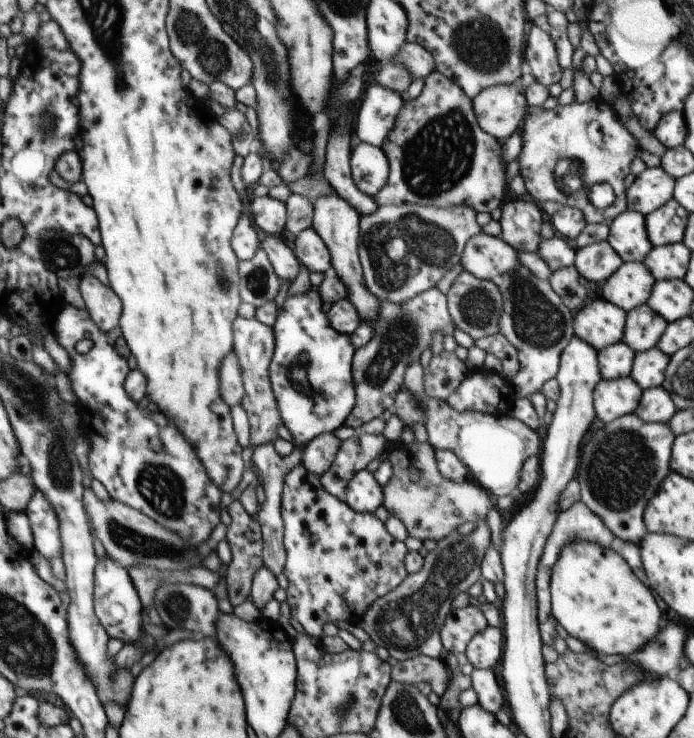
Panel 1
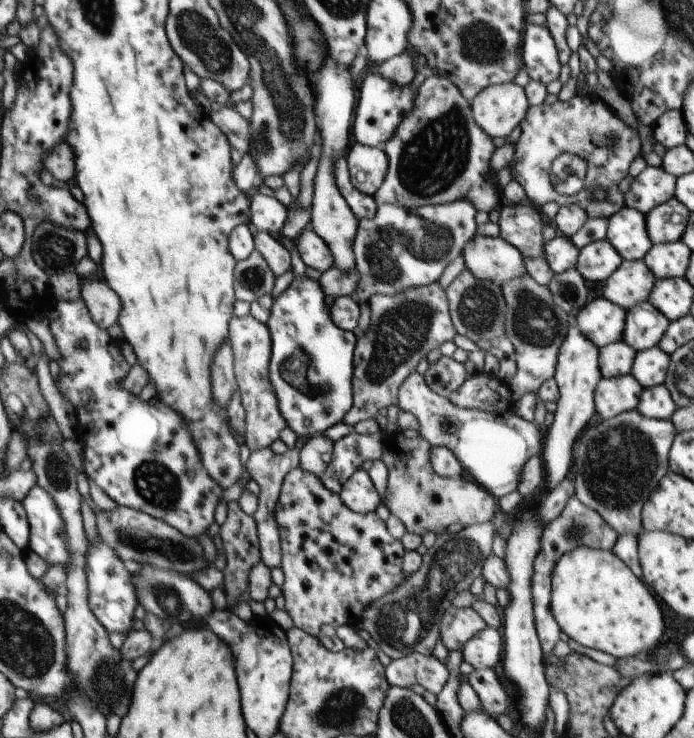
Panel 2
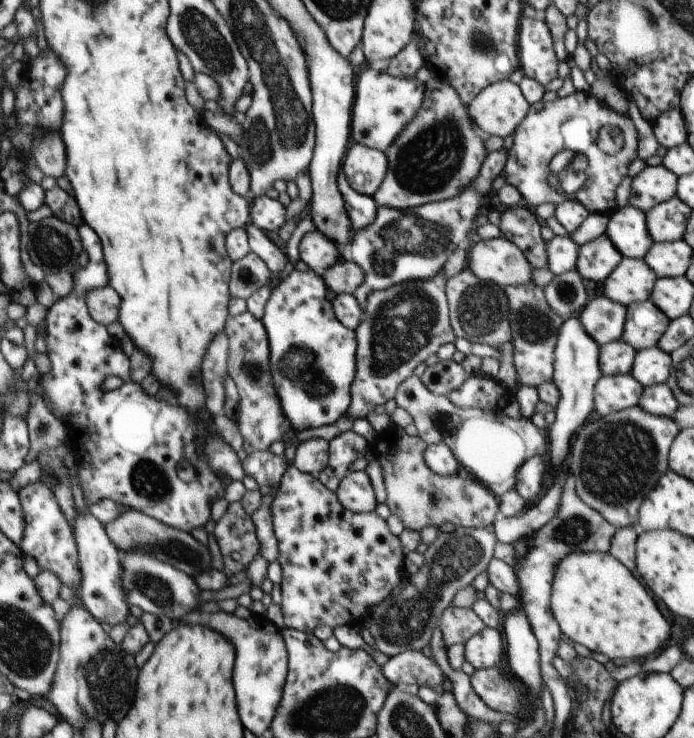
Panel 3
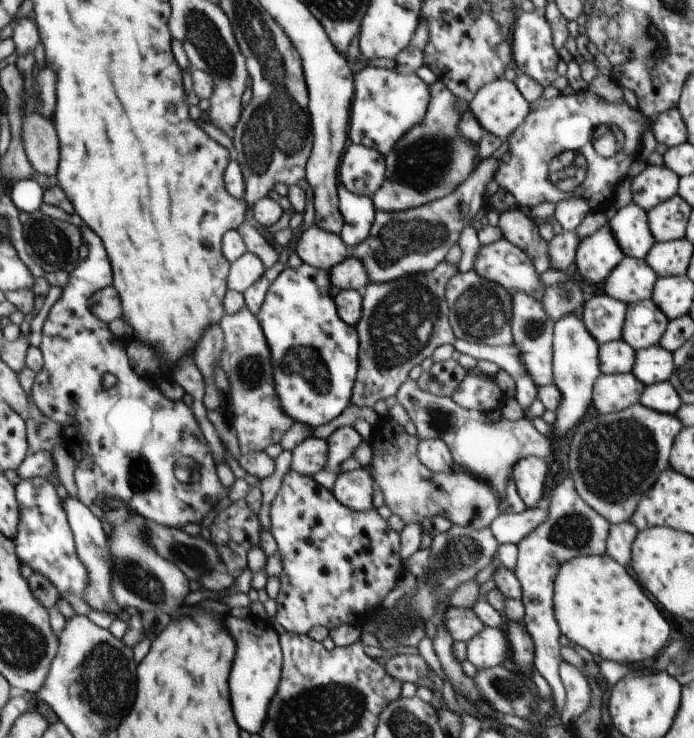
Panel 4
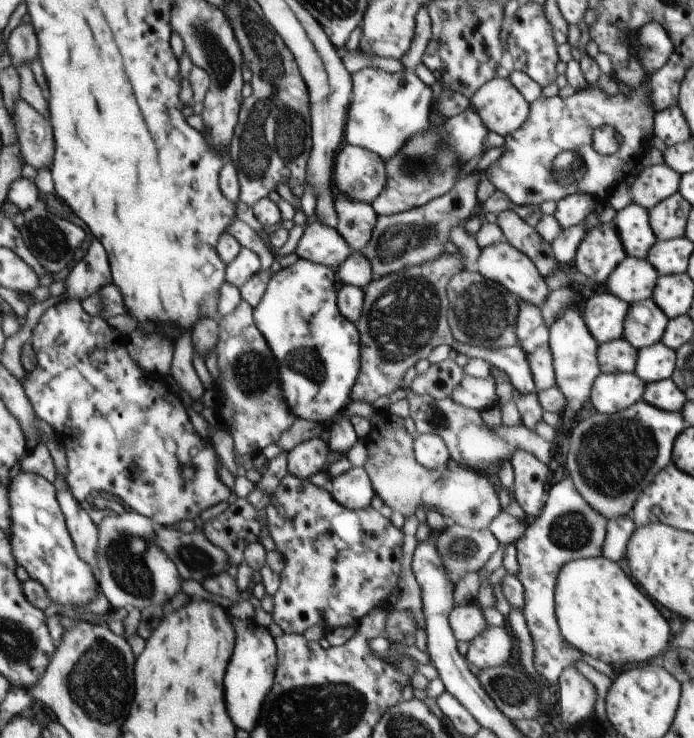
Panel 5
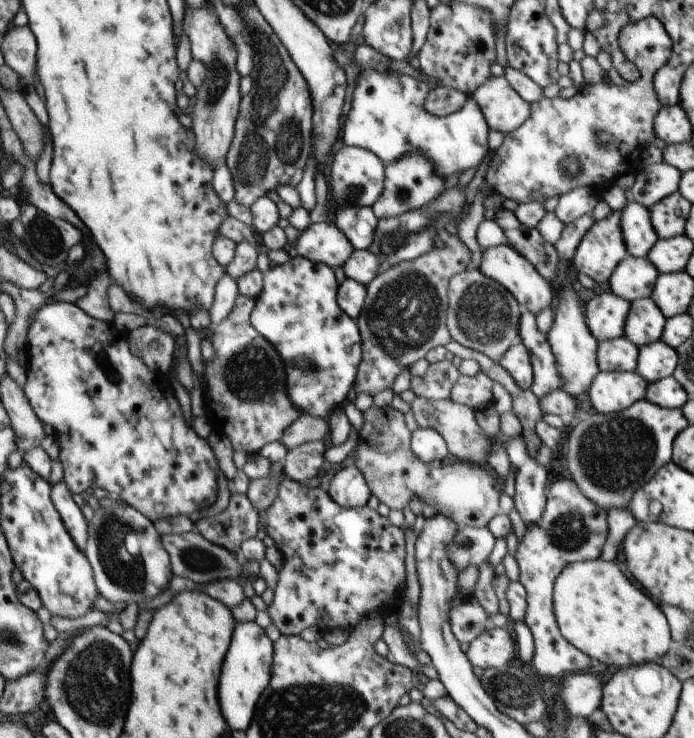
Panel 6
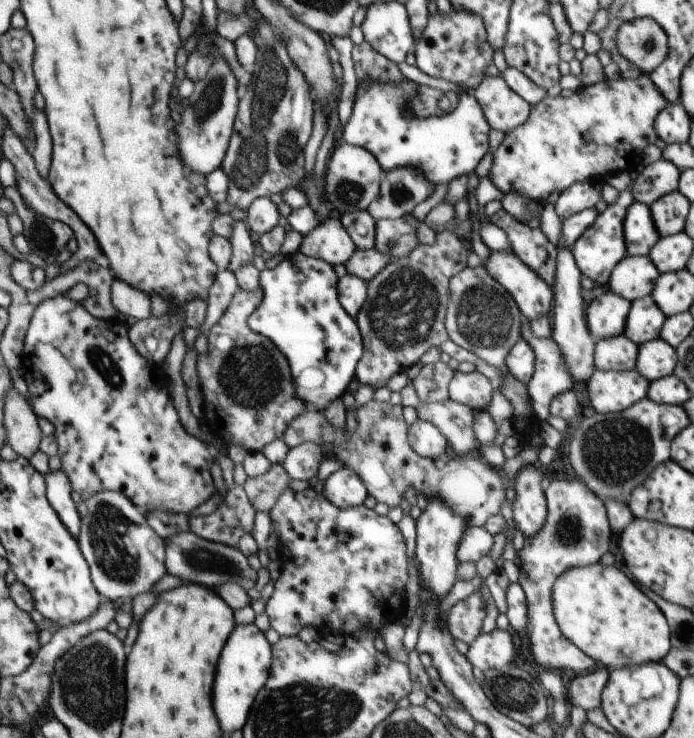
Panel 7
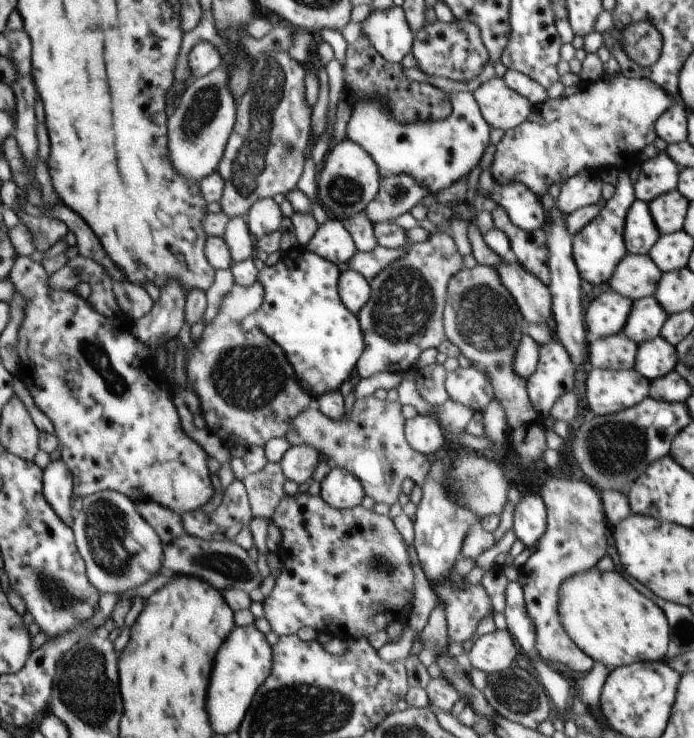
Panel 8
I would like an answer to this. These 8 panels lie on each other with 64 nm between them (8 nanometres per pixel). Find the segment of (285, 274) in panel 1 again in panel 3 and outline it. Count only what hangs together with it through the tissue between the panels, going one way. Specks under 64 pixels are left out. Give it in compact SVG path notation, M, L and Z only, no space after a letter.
M250 222L243 227L245 228L245 234L247 234L247 242L250 251L263 260L273 275L281 272L283 266L288 261L287 256L282 254L275 244L273 244L261 230L255 228Z

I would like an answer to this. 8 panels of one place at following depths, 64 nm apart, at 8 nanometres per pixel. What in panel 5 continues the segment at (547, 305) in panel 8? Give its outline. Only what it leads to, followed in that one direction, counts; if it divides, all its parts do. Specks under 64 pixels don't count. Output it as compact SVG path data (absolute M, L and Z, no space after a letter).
M499 242L483 247L480 249L476 263L478 273L489 280L495 281L497 284L503 285L503 288L511 289L523 302L537 305L538 307L546 302L546 296L550 290L547 288L545 282L543 282L543 276L535 268L530 257L526 253L519 252L514 245L507 242Z

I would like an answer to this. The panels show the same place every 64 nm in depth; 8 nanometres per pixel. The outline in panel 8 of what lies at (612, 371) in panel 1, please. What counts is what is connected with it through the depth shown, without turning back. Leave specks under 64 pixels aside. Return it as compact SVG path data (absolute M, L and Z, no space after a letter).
M619 332L591 342L588 362L593 368L634 369L637 351L638 346Z

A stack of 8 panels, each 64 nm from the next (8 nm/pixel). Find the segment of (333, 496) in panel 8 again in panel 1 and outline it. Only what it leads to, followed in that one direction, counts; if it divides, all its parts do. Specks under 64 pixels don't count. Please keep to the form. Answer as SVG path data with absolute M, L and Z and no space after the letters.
M362 469L347 482L344 501L355 513L373 513L381 504L381 490L373 476Z

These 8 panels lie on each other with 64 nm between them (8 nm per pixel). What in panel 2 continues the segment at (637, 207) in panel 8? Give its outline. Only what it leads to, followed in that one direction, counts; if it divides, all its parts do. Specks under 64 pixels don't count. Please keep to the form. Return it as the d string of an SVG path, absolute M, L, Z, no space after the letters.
M624 206L607 219L607 242L622 260L642 260L653 246L647 238L644 215Z

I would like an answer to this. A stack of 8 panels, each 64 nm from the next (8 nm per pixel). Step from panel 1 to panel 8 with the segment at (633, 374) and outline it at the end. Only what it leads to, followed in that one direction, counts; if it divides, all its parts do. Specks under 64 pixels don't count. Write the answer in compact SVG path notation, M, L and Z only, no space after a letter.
M661 336L641 343L638 346L637 359L635 359L635 370L653 382L669 372L674 371L677 366L677 350L669 341Z

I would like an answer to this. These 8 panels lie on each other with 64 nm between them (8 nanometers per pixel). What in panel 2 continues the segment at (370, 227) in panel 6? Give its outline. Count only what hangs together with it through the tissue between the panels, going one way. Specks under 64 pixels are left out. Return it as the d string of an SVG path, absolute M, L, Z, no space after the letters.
M345 155L339 156L333 164L333 182L343 197L343 200L349 206L349 210L353 212L353 216L357 220L369 220L373 218L376 211L376 204L372 196L359 192L353 188L353 184L349 182L348 168Z

